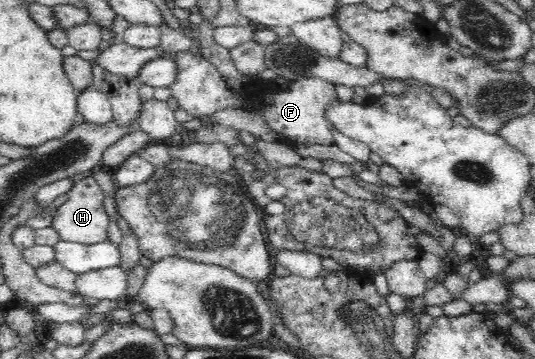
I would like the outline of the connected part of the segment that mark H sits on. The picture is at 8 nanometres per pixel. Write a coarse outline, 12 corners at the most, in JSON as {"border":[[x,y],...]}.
{"border":[[94,176],[72,184],[51,226],[62,241],[108,239],[104,190]]}

